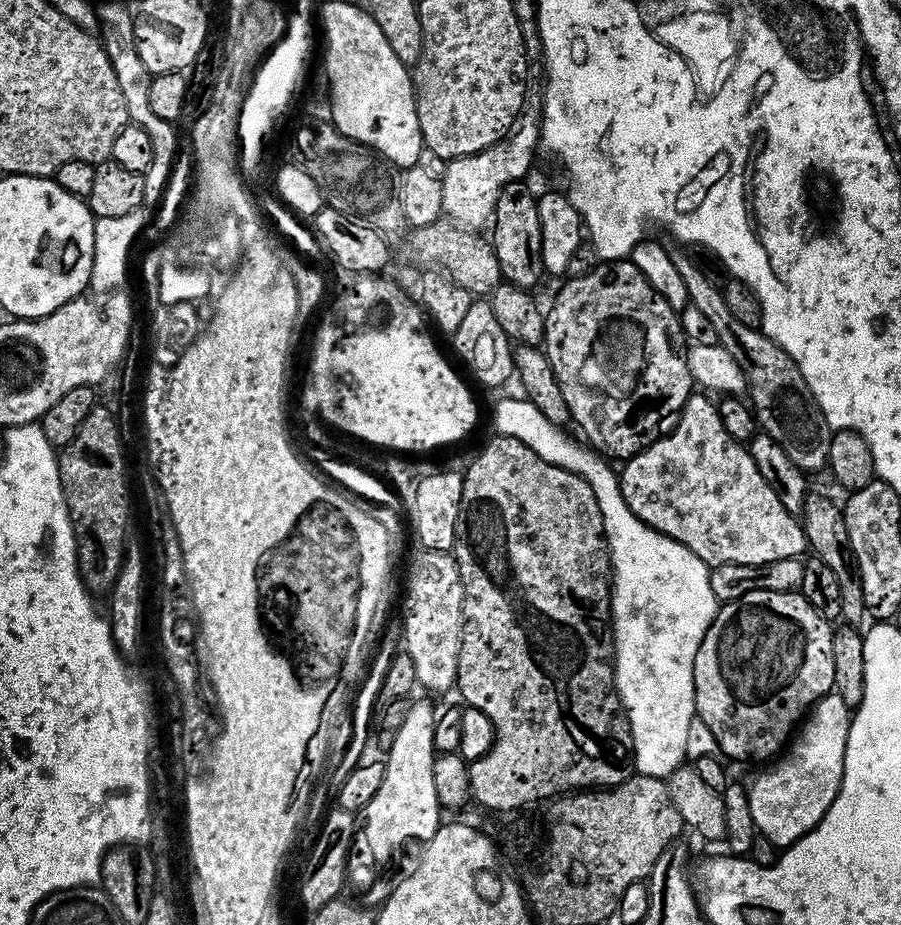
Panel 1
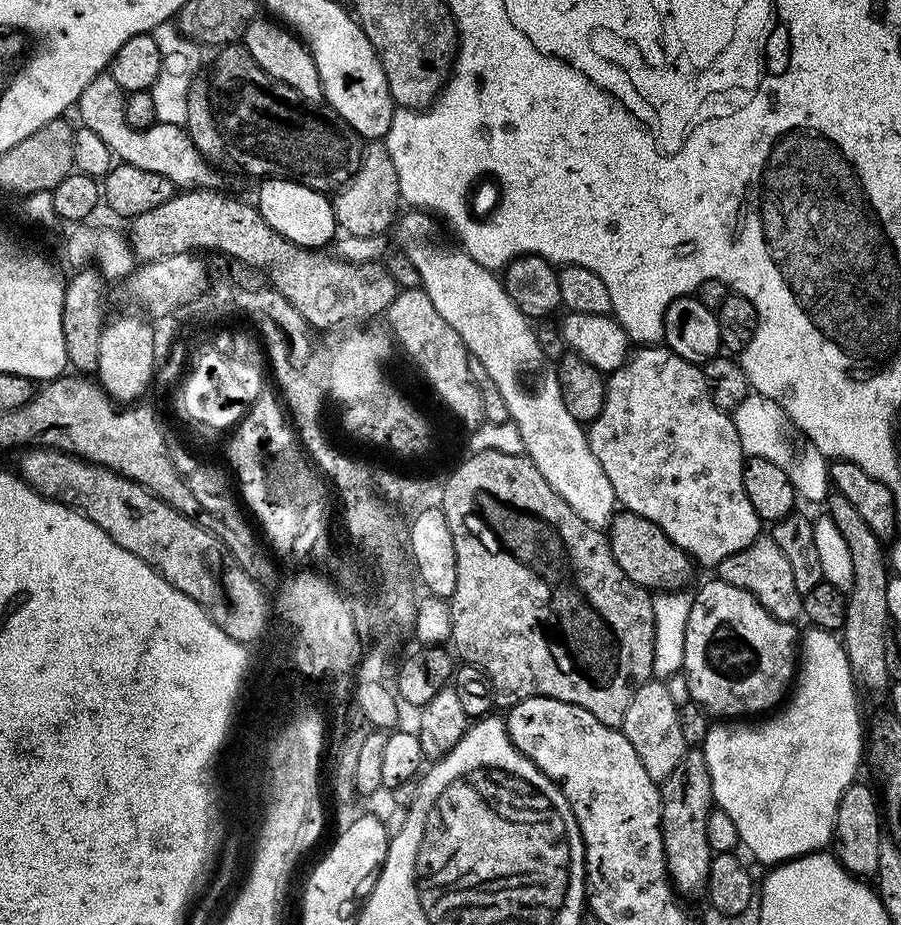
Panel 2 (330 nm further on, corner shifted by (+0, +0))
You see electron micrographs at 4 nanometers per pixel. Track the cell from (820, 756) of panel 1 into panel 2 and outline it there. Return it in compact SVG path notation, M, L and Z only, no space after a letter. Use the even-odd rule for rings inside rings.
M813 627L807 631L798 648L794 691L787 703L772 714L777 716L769 715L755 722L713 723L702 745L706 766L710 766L715 807L730 814L734 826L738 826L741 845L767 866L819 852L831 841L838 802L857 779L860 760L862 764L862 728L860 732L860 712L856 709L858 685L852 679L846 650L831 632Z

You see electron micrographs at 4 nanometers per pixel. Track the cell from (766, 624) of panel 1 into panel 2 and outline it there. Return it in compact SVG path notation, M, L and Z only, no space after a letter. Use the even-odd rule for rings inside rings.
M719 578L706 581L692 596L690 618L686 622L686 650L684 651L682 676L688 679L688 692L692 695L689 697L703 708L704 712L711 714L713 717L716 715L716 718L752 718L757 714L764 714L769 710L775 709L789 695L790 685L793 683L794 673L798 668L798 632L796 636L796 627L797 625L795 623L787 620L779 620L771 616L762 606L762 602L758 602L758 598L754 598L754 594L750 594L738 586L730 586L727 582Z

